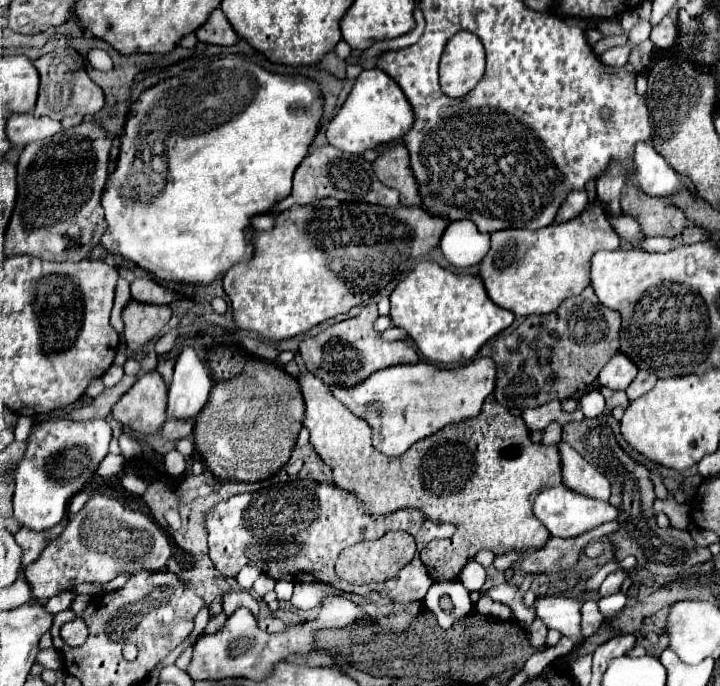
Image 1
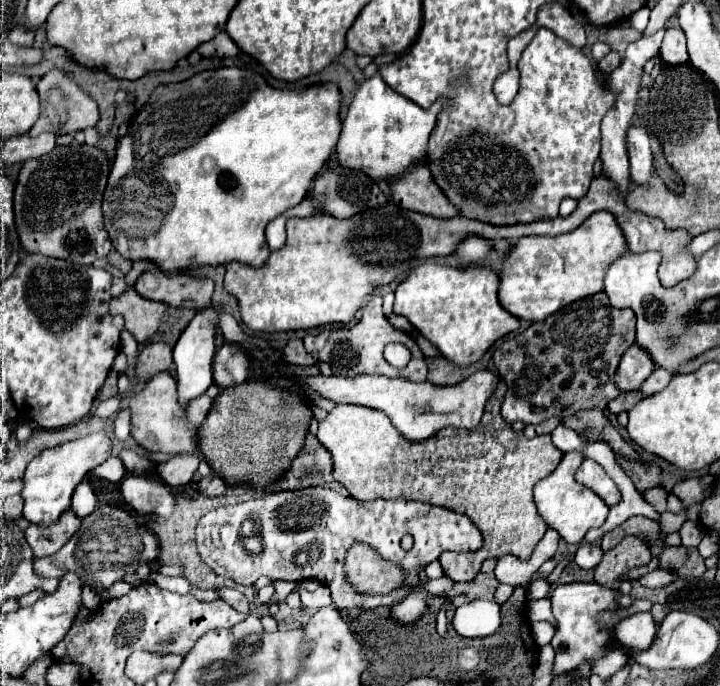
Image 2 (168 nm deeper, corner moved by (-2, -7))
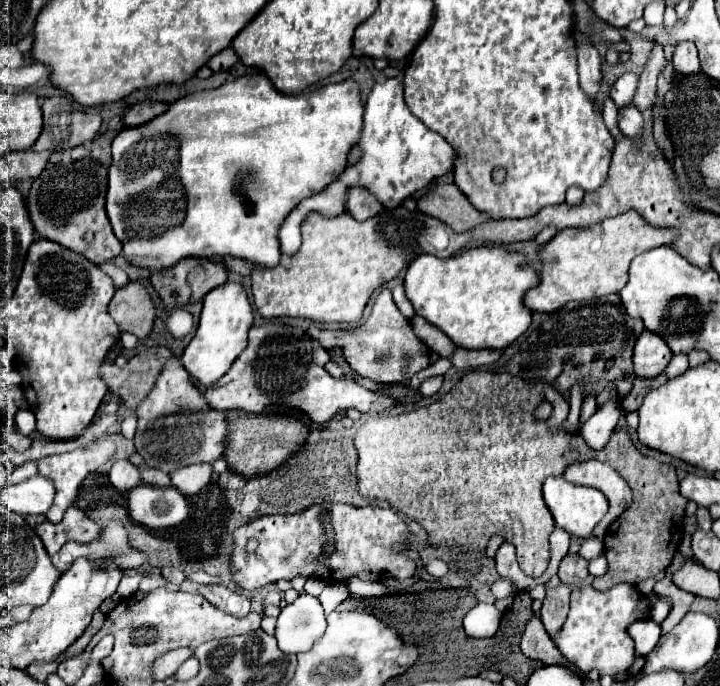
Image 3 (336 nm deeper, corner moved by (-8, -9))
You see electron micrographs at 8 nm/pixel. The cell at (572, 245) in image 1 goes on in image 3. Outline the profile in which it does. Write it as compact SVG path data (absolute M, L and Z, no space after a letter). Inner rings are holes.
M633 210L605 218L587 230L557 232L539 250L539 284L525 292L523 304L533 312L553 312L571 300L593 300L607 294L617 294L627 284L627 270L635 256L673 240L675 230L647 226Z

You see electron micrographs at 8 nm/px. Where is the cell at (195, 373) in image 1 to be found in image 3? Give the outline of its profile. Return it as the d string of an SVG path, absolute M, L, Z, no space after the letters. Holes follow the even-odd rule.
M227 282L211 290L211 294L207 294L207 298L203 300L203 312L197 332L193 340L187 344L181 356L181 364L191 374L191 378L197 380L199 386L203 388L211 386L231 368L233 360L243 352L243 348L247 346L247 332L251 326L253 326L253 310L247 300L247 292L241 284Z

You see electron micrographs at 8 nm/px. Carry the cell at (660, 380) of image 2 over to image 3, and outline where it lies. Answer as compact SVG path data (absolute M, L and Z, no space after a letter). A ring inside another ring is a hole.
M679 354L679 356L673 356L671 358L671 362L667 364L667 368L665 368L665 376L671 380L671 378L677 378L677 376L681 376L681 374L685 374L689 370L689 364L687 364L687 356L685 354Z

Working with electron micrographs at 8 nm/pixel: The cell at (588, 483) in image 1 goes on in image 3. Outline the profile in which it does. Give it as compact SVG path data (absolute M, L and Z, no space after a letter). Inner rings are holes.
M595 458L569 466L563 476L565 476L565 480L569 480L573 484L599 488L607 496L609 512L603 518L603 522L599 522L599 526L595 528L595 536L599 540L603 540L605 528L631 504L631 498L633 498L631 488L611 466L607 466L605 462L599 462Z

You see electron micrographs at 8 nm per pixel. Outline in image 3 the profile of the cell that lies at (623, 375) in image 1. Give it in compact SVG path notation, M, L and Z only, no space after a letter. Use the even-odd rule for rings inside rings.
M645 330L635 344L635 352L633 352L633 366L635 366L635 376L639 378L655 378L659 374L663 374L667 362L671 360L671 350L669 346L663 342L663 338L659 338L657 334L651 334L649 330Z

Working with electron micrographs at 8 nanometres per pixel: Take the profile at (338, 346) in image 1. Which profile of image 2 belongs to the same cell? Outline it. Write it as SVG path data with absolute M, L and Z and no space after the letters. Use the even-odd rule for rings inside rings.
M373 296L367 306L363 308L363 316L361 320L353 326L353 328L339 328L339 330L321 330L317 336L307 334L303 338L305 342L305 350L317 358L319 362L327 362L333 366L333 374L339 376L357 376L357 374L385 374L389 378L397 378L397 376L405 376L407 380L415 380L415 382L423 382L427 378L427 364L425 364L425 356L423 352L417 348L417 342L393 328L387 320L387 316L381 310L381 296ZM389 342L401 342L411 350L411 362L405 368L393 368L391 364L387 364L387 360L383 358L383 348Z

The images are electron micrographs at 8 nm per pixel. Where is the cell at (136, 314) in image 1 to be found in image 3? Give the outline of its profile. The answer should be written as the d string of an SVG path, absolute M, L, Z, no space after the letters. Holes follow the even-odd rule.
M129 282L115 292L109 304L109 314L123 332L131 332L143 340L151 334L155 304L141 282Z

